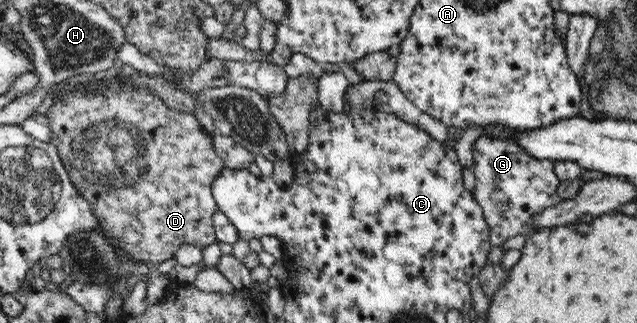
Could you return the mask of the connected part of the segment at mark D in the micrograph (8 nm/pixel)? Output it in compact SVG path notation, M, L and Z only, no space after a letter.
M119 76L114 78L113 81L103 80L103 83L112 84L104 87L101 91L96 92L96 94L80 90L70 93L64 92L50 106L43 120L49 125L52 133L50 142L58 149L58 155L60 155L60 159L64 163L64 169L70 175L70 181L74 183L76 189L82 190L84 198L92 205L92 211L94 211L94 215L100 221L101 233L107 238L107 242L112 241L118 247L122 245L124 251L126 251L126 255L130 257L132 262L146 261L152 263L161 263L174 258L176 250L182 244L194 245L203 249L206 248L206 245L216 242L212 224L213 214L219 210L219 206L213 197L211 186L214 177L226 166L225 162L216 154L211 139L212 135L202 129L202 126L200 126L192 113L176 112L168 108L151 90L137 88L137 86L133 86L132 89L132 87L120 85L120 83L126 83L126 80L119 78Z

